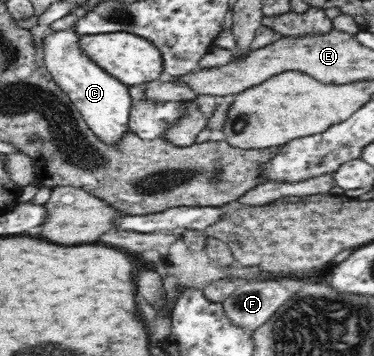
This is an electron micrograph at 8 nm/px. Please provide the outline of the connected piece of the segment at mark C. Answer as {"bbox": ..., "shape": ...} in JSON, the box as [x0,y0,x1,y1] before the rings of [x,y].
{"bbox":[42,27,132,145],"shape":[[[72,27],[60,31],[50,30],[42,41],[43,60],[53,80],[68,95],[90,129],[104,143],[112,145],[129,131],[127,123],[132,103],[130,89],[86,55],[79,42],[81,37]]]}

